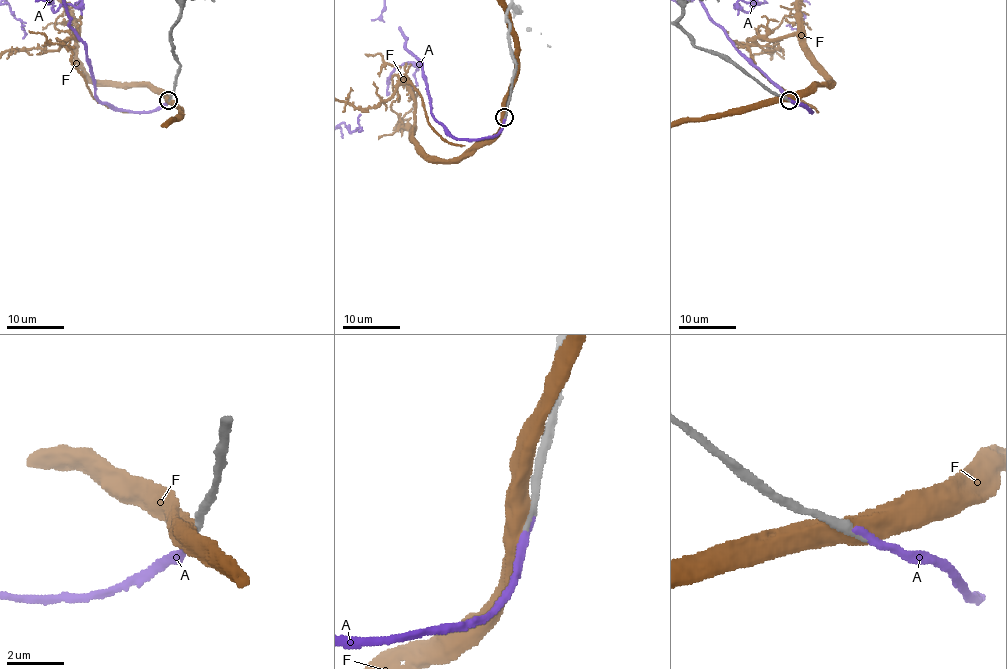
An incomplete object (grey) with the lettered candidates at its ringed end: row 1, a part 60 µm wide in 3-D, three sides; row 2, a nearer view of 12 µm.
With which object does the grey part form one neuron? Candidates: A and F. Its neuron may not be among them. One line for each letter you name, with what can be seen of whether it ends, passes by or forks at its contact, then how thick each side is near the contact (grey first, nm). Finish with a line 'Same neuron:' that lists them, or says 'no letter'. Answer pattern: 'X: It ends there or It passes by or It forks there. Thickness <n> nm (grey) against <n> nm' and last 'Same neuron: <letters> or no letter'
A: It ends there. Thickness 240 nm (grey) against 280 nm
Same neuron: A

